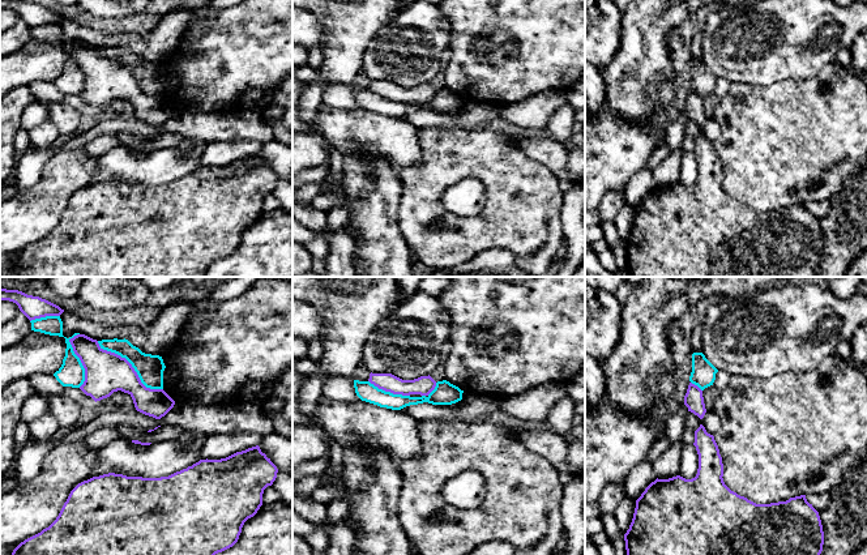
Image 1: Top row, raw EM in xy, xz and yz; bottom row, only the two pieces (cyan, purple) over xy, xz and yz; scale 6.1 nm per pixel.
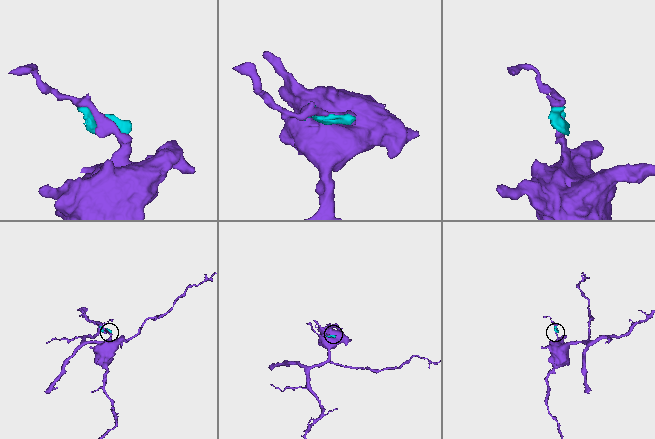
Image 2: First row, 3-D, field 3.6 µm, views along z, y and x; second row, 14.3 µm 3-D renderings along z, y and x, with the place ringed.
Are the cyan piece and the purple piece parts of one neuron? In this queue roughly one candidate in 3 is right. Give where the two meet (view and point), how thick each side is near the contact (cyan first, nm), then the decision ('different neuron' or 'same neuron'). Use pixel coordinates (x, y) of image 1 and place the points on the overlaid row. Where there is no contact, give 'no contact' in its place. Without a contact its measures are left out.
meets cyan in xy at (132, 366); 160 nm thick on the cyan side, 260 nm on the other; different neuron

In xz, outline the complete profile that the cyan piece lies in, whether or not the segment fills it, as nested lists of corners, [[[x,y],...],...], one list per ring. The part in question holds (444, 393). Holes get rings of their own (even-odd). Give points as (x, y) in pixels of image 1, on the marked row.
[[[354,380],[356,396],[366,402],[386,407],[392,410],[401,410],[410,405],[428,402],[432,405],[452,405],[462,400],[462,393],[458,387],[447,380],[437,381],[435,389],[426,397],[410,397],[402,394],[393,394],[379,389],[370,381]]]

